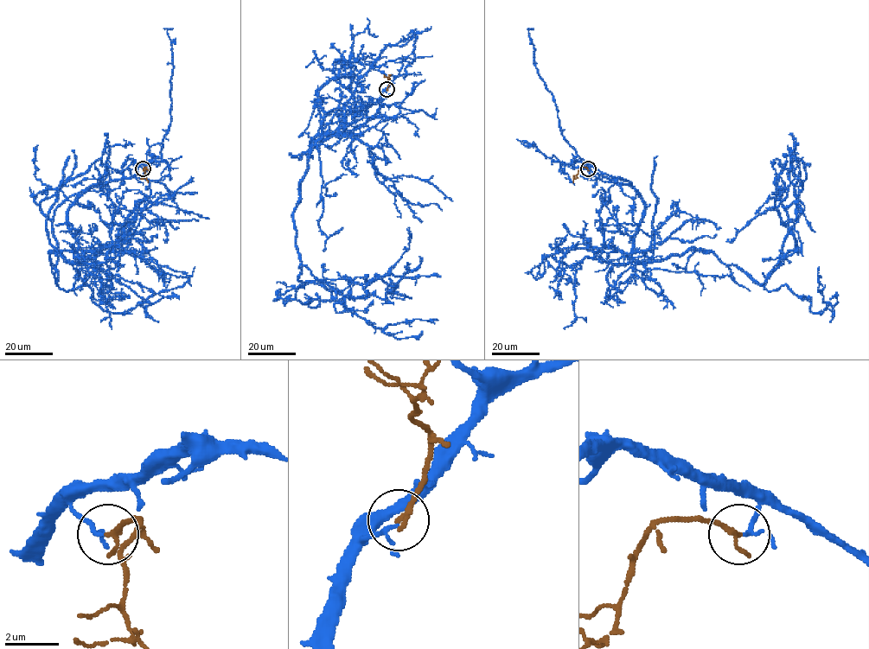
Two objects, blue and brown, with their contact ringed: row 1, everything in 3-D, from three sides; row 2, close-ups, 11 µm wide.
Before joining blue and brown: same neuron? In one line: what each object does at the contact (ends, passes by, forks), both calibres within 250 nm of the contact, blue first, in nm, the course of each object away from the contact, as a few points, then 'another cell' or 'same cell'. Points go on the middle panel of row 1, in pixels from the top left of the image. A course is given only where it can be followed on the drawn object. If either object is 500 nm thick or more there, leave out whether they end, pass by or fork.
blue passes by | brown passes by | 100/150 nm | blue via (386, 89), (362, 124), (310, 143), (326, 133), (293, 223), (302, 282), (359, 297), (381, 279), (404, 294) | brown via (386, 89), (391, 74) | another cell

